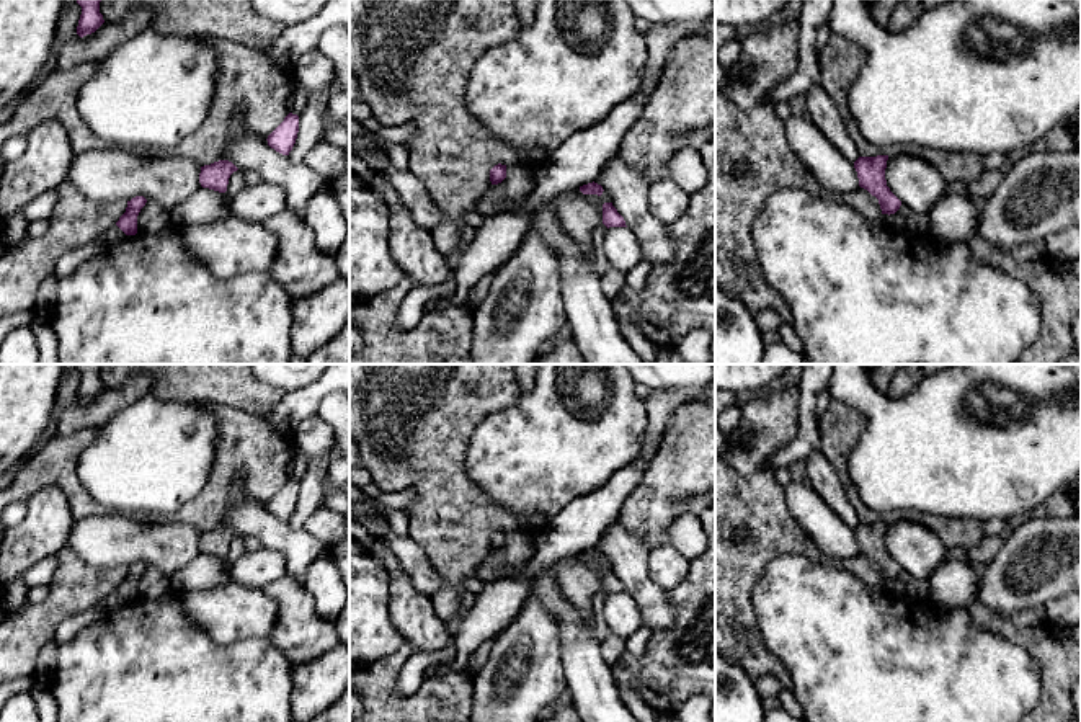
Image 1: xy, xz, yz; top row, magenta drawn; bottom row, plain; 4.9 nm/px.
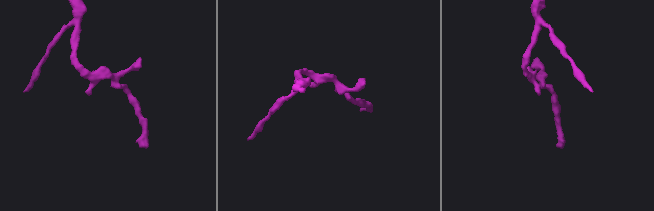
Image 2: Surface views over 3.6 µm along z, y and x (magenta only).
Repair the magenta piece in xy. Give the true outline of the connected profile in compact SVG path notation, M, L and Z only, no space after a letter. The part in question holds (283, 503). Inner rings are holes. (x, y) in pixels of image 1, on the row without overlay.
M289 479L284 487L268 501L268 511L282 521L289 521L299 498L299 482Z

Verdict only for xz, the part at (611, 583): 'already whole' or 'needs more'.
already whole

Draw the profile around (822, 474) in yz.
M821 449L808 457L807 475L810 485L828 505L828 508L838 518L841 518L849 528L854 529L861 523L857 511L847 498L839 474L836 472L834 466L828 461Z

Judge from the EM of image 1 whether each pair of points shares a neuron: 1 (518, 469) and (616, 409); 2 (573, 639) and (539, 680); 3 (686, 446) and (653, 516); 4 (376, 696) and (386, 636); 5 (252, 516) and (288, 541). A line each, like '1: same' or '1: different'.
1: same
2: different
3: same
4: different
5: same

